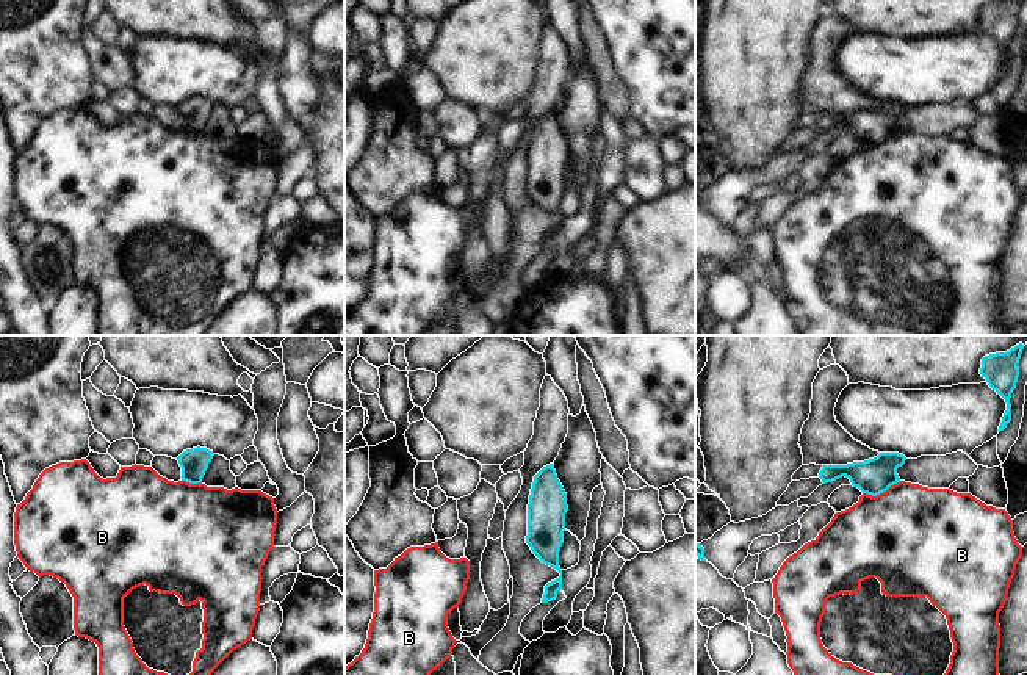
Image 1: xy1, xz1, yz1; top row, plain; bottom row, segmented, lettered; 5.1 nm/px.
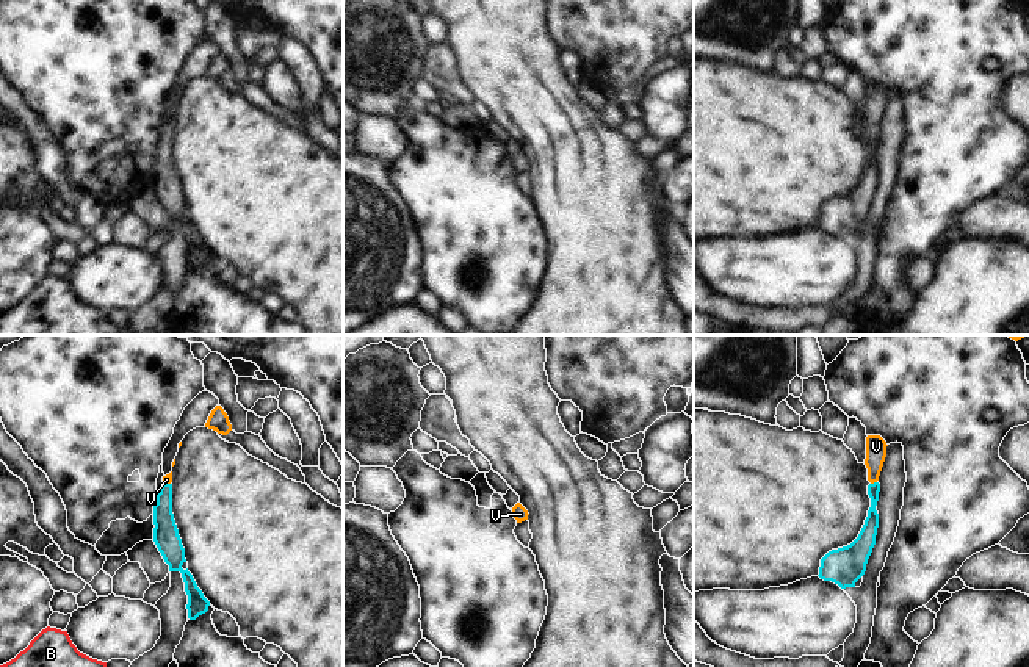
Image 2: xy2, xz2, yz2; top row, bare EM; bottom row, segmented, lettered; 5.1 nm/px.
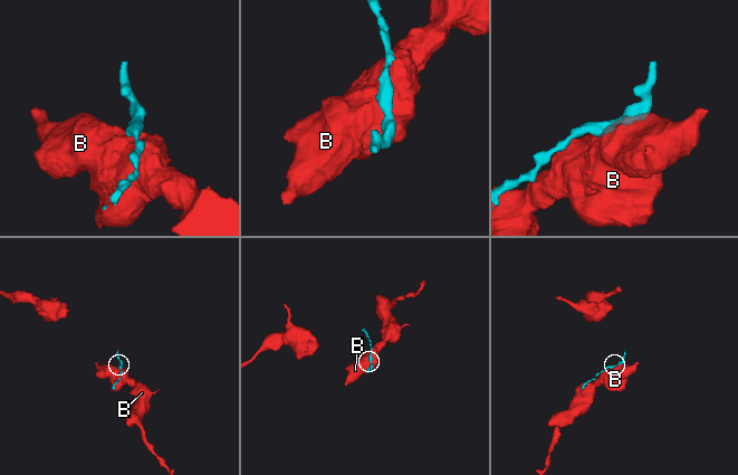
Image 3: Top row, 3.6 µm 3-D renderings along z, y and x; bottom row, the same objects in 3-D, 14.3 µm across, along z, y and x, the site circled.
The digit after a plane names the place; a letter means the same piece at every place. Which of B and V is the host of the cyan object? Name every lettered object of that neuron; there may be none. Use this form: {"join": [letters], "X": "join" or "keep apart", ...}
{"join": ["V"], "B": "keep apart", "V": "join"}

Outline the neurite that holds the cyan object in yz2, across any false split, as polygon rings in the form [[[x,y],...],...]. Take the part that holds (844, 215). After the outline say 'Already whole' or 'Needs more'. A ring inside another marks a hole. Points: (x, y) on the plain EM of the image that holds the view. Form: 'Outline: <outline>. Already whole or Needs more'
Outline: [[[880,85],[866,86],[866,108],[868,117],[868,144],[871,157],[858,186],[847,196],[832,199],[821,208],[819,227],[832,230],[841,238],[855,236],[855,232],[865,224],[868,208],[876,194],[879,177],[879,163],[876,160],[879,150],[880,133],[879,125],[886,106],[886,91]]]. Needs more

